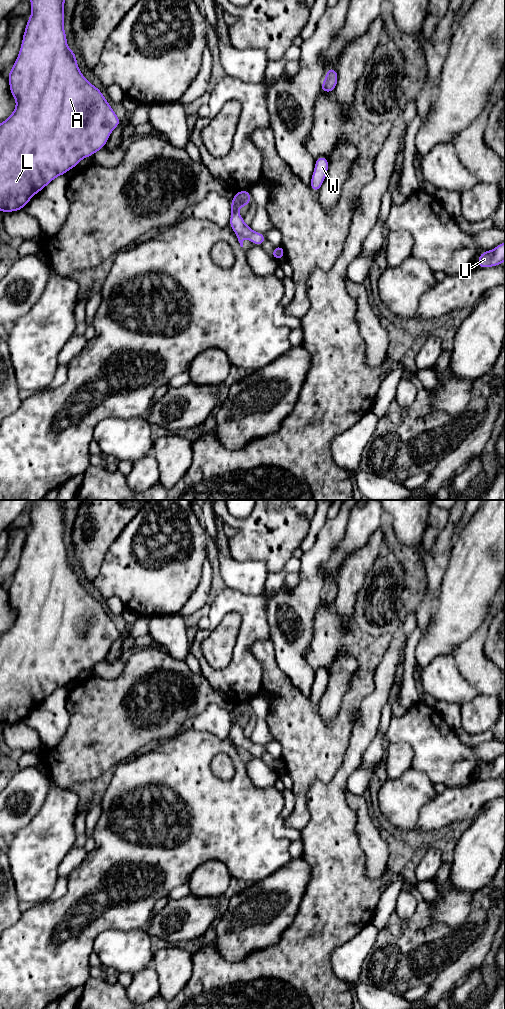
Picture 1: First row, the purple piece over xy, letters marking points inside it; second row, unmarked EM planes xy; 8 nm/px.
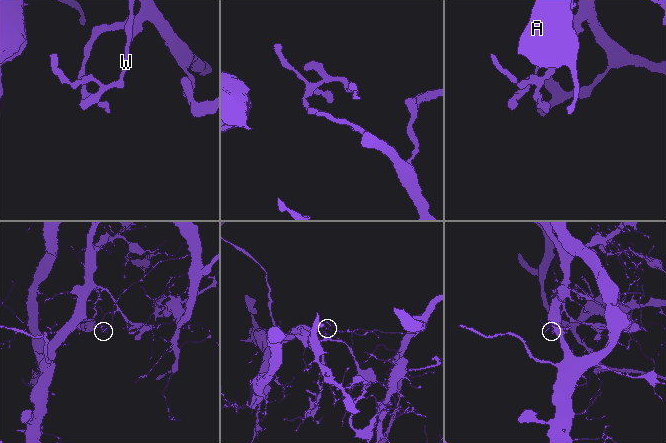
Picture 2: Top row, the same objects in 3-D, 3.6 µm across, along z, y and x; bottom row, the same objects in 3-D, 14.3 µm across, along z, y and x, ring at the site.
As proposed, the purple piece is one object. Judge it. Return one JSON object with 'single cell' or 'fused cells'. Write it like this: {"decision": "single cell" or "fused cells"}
{"decision": "fused cells"}

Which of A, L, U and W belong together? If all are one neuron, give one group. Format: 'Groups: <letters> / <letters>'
Groups: A L U / W

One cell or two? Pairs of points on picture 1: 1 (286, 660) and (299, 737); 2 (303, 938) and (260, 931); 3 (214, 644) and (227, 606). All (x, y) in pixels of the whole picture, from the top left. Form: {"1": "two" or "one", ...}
{"1": "two", "2": "two", "3": "two"}

